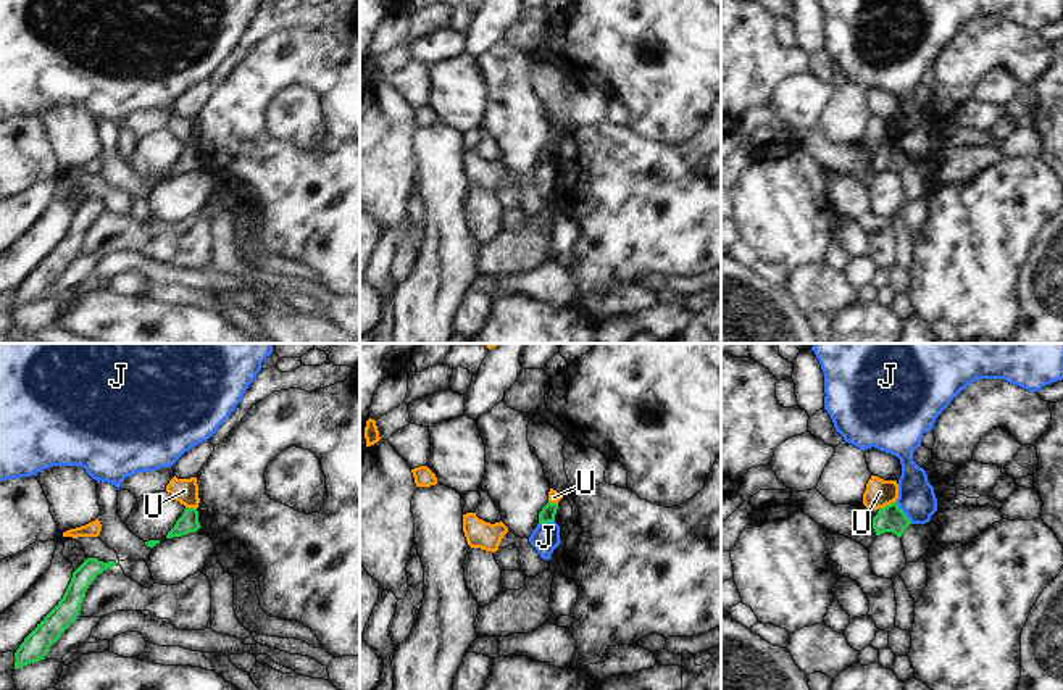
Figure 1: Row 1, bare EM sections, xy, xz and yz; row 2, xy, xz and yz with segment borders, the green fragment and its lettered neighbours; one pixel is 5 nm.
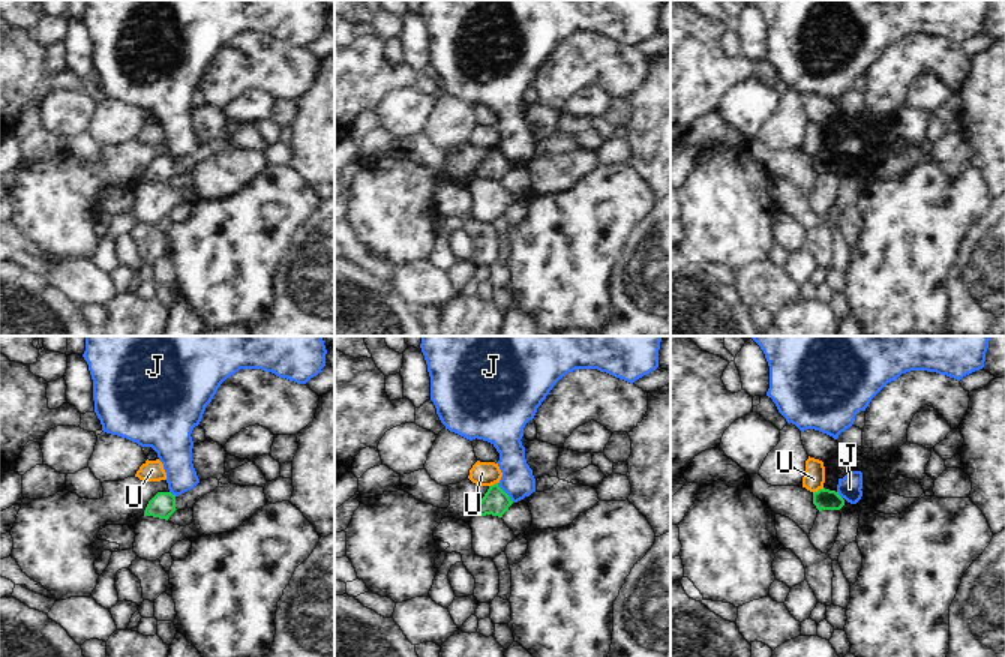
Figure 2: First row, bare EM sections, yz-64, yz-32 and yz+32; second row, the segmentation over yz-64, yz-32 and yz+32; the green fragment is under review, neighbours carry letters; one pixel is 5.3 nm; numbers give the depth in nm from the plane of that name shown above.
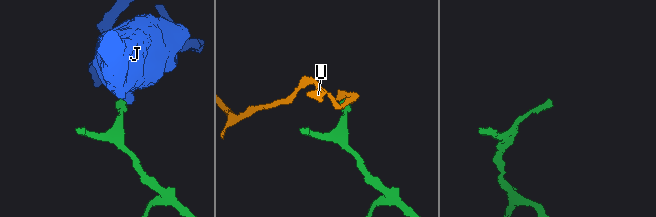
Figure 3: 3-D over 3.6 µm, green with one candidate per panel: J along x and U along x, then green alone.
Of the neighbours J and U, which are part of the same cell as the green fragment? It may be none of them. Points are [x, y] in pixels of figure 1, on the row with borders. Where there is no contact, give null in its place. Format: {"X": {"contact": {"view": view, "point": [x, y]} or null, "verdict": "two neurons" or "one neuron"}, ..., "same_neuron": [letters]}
{"J": {"contact": {"view": "yz", "point": [904, 513]}, "verdict": "two neurons"}, "U": {"contact": {"view": "yz", "point": [887, 505]}, "verdict": "two neurons"}, "same_neuron": []}

